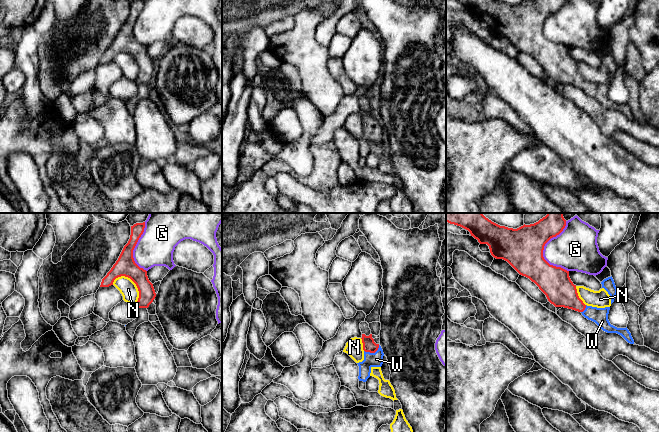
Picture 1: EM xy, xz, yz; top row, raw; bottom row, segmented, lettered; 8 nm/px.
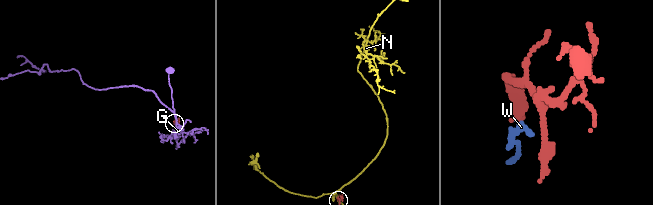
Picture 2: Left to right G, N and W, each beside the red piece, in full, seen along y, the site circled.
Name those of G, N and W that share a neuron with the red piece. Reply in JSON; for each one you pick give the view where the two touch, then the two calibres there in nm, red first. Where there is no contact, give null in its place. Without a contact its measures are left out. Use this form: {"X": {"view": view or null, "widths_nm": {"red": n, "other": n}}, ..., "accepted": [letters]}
{"W": {"view": "xz", "widths_nm": {"red": 100, "other": 110}}, "accepted": ["W"]}

